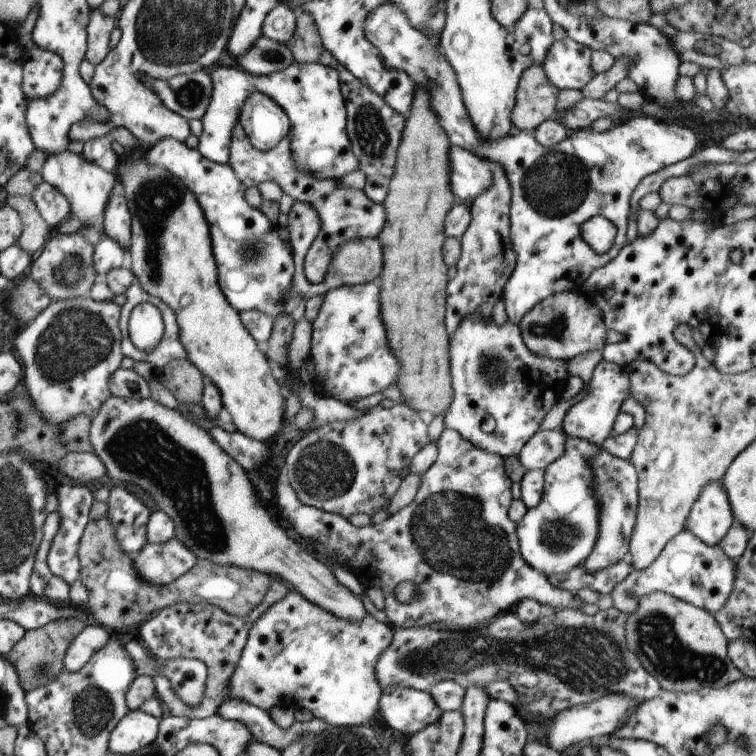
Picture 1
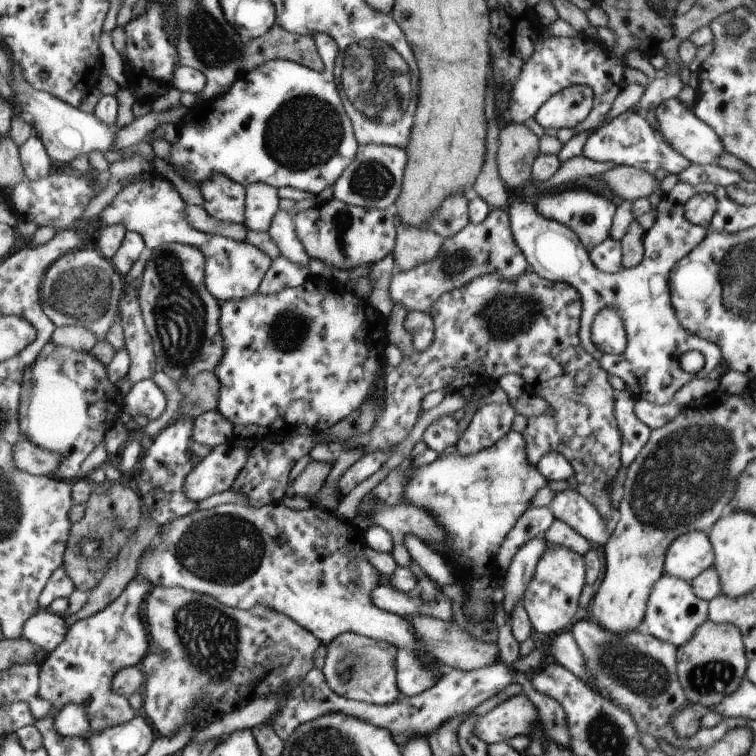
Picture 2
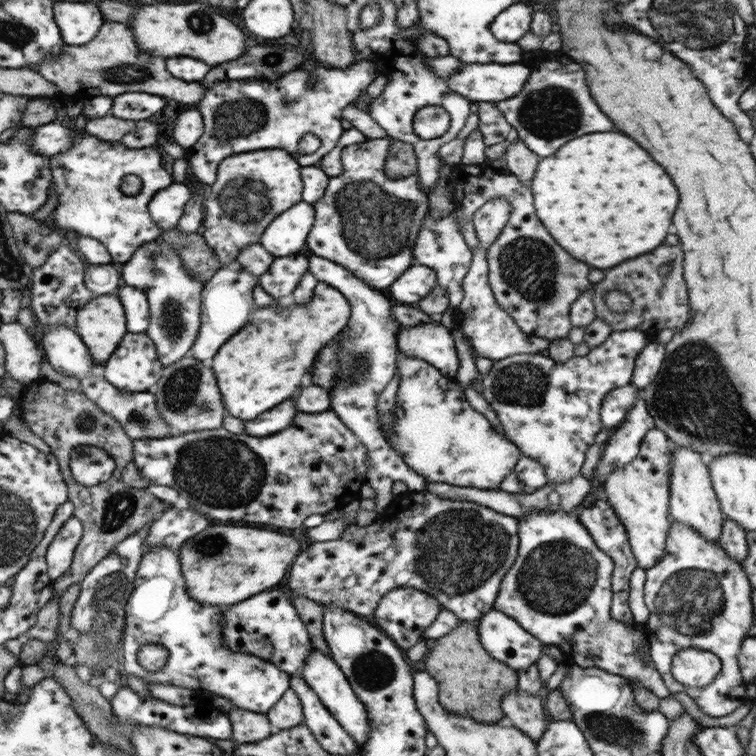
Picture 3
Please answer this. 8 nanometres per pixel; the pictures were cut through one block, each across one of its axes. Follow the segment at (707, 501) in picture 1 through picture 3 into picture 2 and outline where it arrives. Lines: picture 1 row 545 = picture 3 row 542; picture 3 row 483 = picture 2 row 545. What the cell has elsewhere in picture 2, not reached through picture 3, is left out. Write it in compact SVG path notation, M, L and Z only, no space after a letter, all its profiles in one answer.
M687 532L665 552L663 562L663 576L667 578L679 578L685 582L691 582L699 574L703 574L707 568L713 566L713 550L709 536L705 532Z

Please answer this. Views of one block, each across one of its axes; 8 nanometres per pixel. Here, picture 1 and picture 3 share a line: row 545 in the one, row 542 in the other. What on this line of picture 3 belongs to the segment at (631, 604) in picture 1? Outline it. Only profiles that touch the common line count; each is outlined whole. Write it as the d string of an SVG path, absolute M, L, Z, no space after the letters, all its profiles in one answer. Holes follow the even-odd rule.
M671 522L671 532L667 536L663 560L659 564L655 564L651 570L645 570L645 586L643 586L645 596L643 598L645 598L645 606L649 608L649 618L643 626L645 626L647 638L649 638L651 664L661 674L661 678L671 694L679 694L679 692L687 694L695 702L695 706L709 718L721 718L721 716L733 712L739 704L747 702L747 694L745 694L747 682L743 680L741 670L739 670L739 650L741 650L743 640L747 638L749 628L755 626L751 592L753 592L753 588L749 584L745 570L723 552L719 542L709 544L705 538L697 536L697 532L691 532L691 528L685 528L683 524L677 524L677 522ZM683 648L701 648L701 650L709 650L715 656L719 656L721 670L709 686L687 688L671 676L671 660L673 660L675 652L679 652Z

